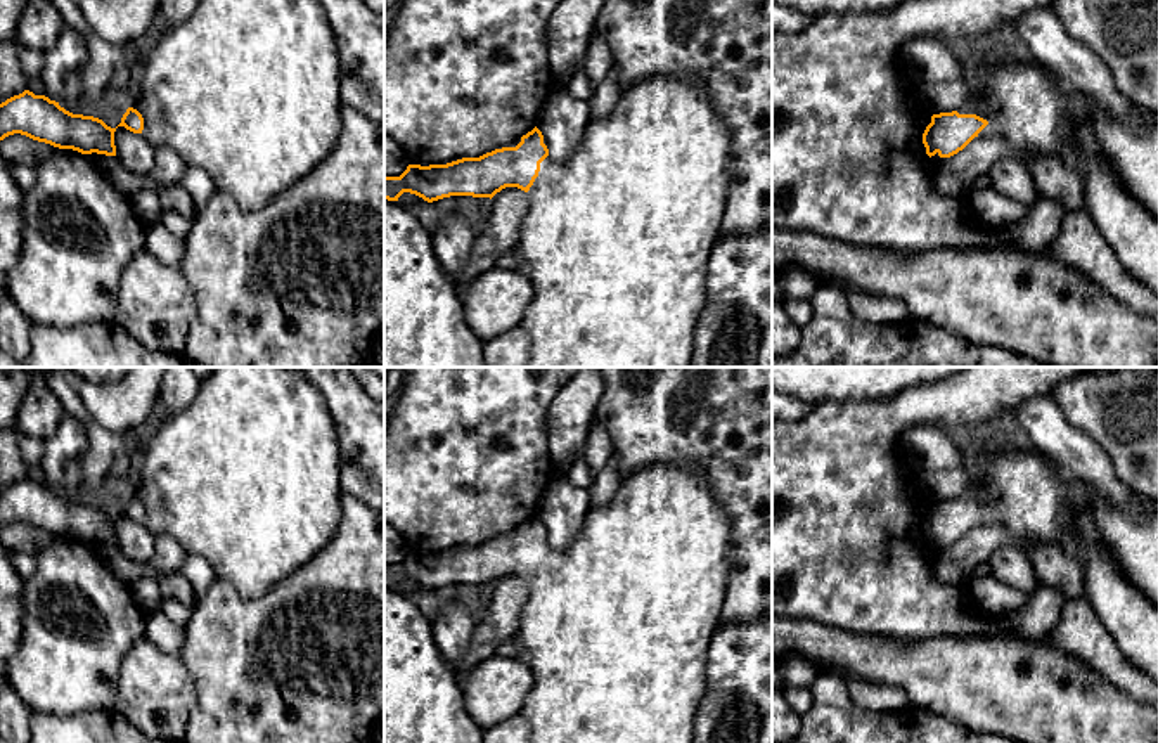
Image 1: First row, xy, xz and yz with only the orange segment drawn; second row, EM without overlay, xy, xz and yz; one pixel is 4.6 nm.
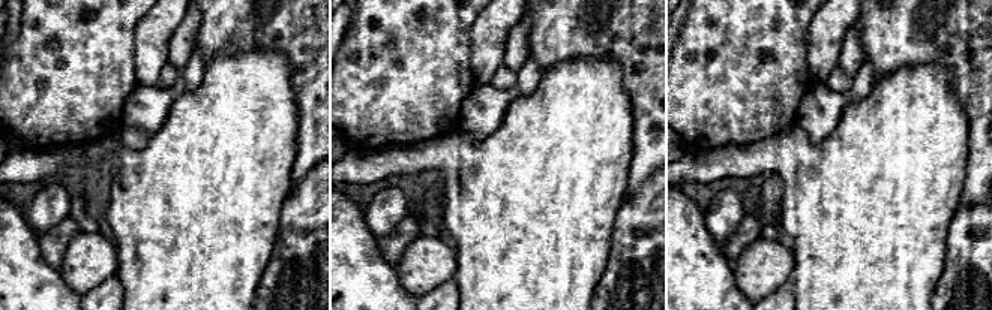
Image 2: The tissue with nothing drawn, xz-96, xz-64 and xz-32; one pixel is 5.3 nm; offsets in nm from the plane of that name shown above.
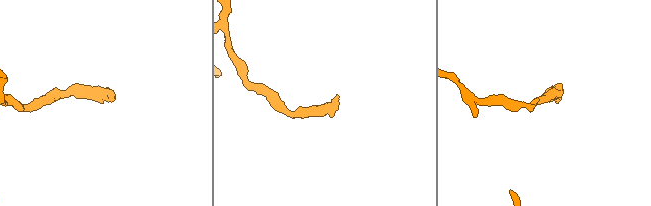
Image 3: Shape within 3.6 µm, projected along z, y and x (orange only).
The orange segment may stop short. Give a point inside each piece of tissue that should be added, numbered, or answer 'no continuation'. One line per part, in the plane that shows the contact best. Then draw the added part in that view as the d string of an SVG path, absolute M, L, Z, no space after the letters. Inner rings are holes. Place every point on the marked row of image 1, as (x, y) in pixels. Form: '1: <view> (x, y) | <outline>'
1: yz (1022, 103) | M976 52L969 71L971 92L959 114L976 114L988 121L978 137L1000 135L1018 151L1054 156L1075 163L1078 145L1075 123L1090 118L1104 156L1115 166L1122 185L1158 220L1158 116L1149 114L1151 128L1137 133L1116 123L1092 97L1058 85L1044 66L1023 52Z

